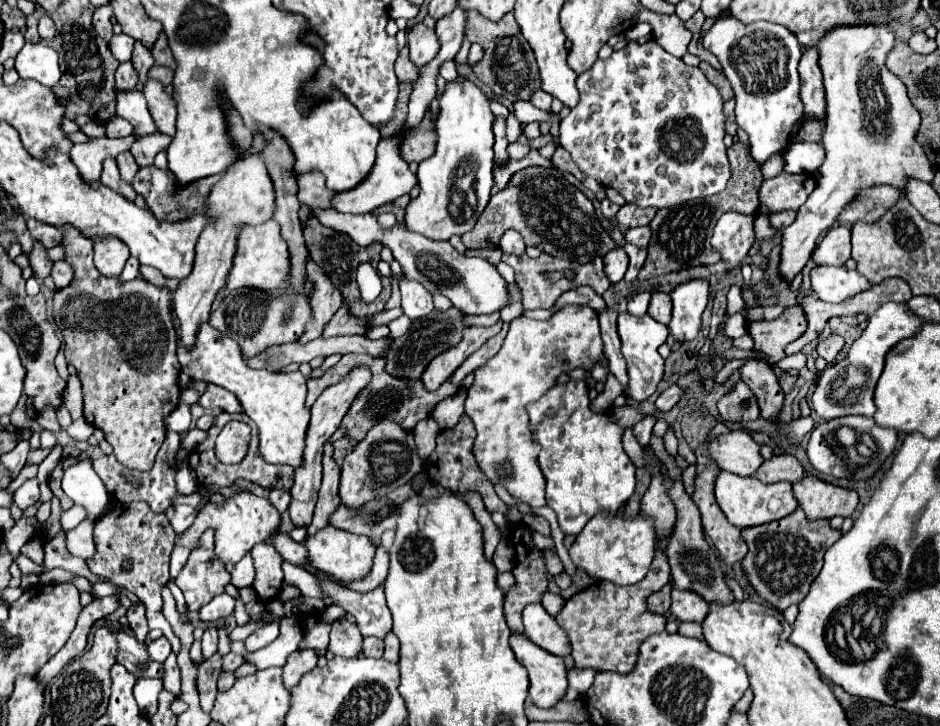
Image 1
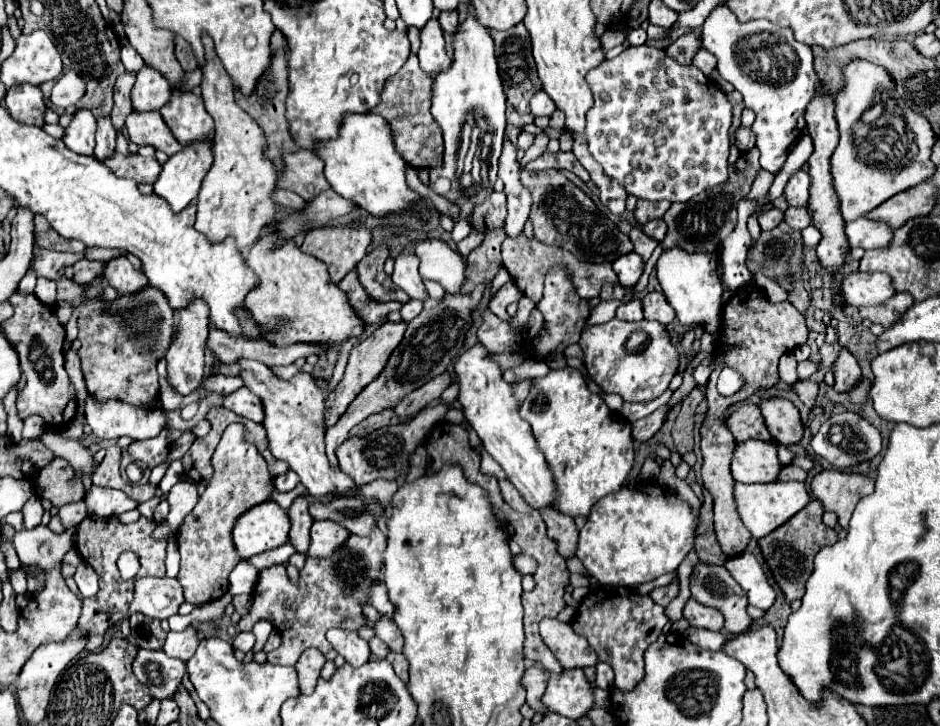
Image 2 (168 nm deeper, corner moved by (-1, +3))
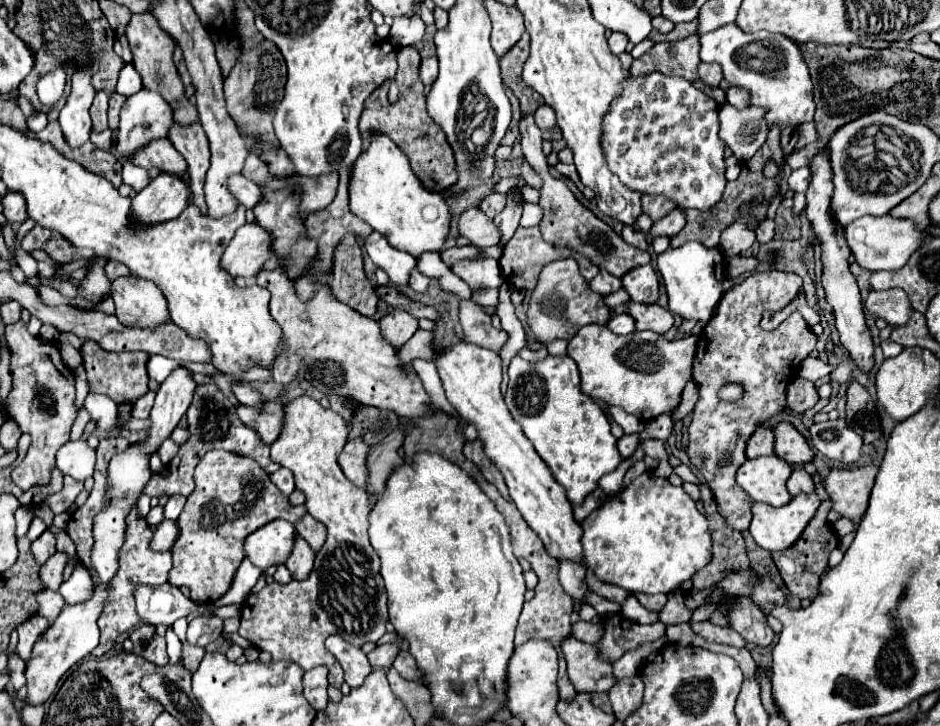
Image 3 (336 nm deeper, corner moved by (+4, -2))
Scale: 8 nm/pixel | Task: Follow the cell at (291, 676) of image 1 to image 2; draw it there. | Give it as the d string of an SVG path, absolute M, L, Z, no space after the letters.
M307 649L307 651L301 655L301 659L297 661L295 669L297 669L297 673L299 673L299 685L301 685L301 693L303 693L303 695L313 693L325 661L327 661L327 659L323 657L323 653L321 653L319 649Z

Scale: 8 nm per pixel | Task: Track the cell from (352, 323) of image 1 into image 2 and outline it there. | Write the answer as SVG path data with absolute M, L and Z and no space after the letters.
M353 271L339 281L339 287L347 293L347 297L349 297L351 305L355 307L357 315L359 315L367 325L381 323L383 319L387 319L387 315L389 315L391 311L396 309L400 311L402 307L402 304L398 301L389 303L375 303L375 301L371 301L371 297L365 293L363 285L357 281L357 273L353 273Z

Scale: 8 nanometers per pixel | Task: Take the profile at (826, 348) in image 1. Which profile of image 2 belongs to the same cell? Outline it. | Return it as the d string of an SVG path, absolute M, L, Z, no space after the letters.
M843 349L839 353L833 373L835 373L835 385L833 387L837 393L847 393L849 389L853 389L853 385L859 385L863 379L855 357L847 349Z

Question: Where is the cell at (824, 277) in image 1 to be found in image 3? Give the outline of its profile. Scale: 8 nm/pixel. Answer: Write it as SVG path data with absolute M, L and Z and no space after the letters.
M900 288L870 290L862 304L870 314L886 320L890 326L900 326L900 322L908 318L908 310L912 310L908 296Z

